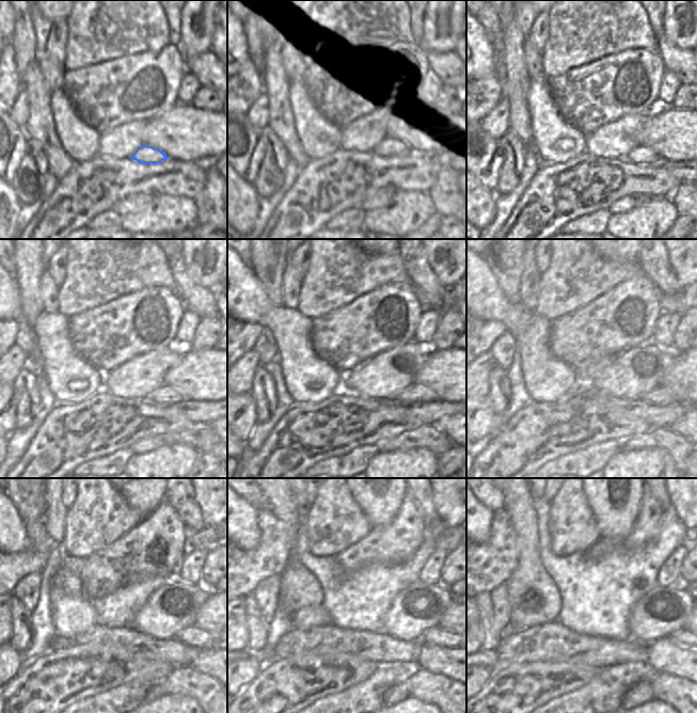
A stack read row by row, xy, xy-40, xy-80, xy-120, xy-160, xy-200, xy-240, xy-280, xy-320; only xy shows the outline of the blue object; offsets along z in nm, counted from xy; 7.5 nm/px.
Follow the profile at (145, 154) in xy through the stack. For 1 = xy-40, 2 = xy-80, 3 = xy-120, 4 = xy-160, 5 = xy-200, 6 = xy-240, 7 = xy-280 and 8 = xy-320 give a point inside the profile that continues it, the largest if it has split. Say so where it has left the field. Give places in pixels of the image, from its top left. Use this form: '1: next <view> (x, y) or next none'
1: next xy-40 (389, 147)
2: next xy-80 (640, 154)
3: next xy-120 (164, 394)
4: next xy-160 (415, 393)
5: next xy-200 (662, 395)
6: next xy-240 (192, 635)
7: next xy-280 (436, 635)
8: next xy-320 (683, 637)

